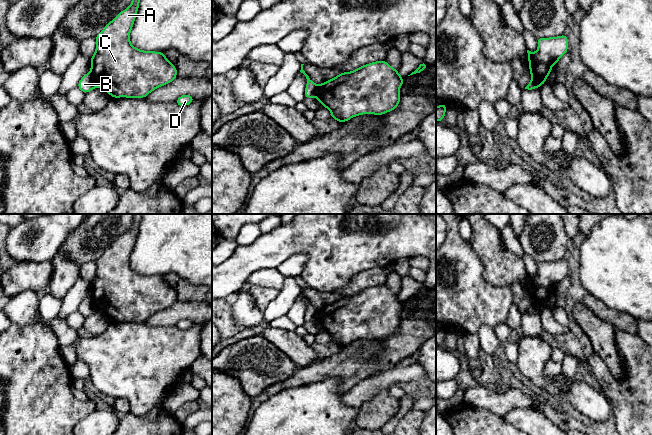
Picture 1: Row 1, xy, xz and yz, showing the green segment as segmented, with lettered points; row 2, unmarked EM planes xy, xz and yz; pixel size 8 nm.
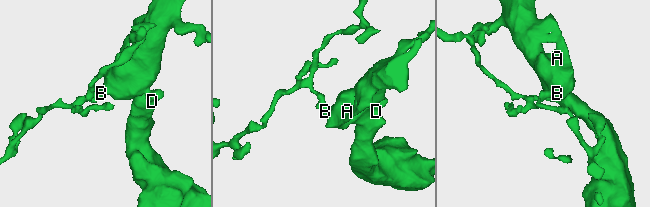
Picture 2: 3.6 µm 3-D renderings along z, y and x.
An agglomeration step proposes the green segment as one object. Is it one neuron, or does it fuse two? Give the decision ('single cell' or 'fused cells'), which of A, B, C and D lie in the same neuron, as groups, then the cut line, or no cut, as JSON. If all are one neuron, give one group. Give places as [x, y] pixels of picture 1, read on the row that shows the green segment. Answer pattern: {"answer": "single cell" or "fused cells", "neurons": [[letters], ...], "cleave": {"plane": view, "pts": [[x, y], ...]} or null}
{"answer": "fused cells", "neurons": [["A", "C", "D"], ["B"]], "cleave": {"plane": "xy", "pts": [[90, 72], [96, 86]]}}

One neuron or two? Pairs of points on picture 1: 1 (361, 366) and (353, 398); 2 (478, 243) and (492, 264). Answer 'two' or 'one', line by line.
1: two
2: one

